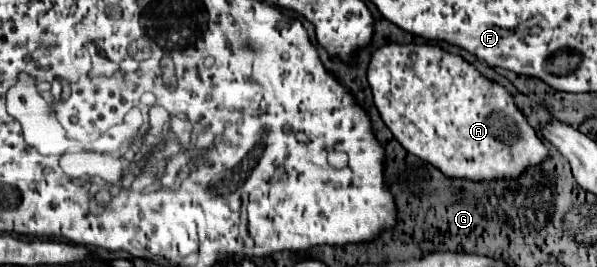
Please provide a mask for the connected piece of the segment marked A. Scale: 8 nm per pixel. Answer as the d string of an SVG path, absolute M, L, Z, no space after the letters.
M390 43L390 45L384 45L380 49L374 51L372 59L370 59L370 65L368 65L368 81L370 81L370 87L372 87L372 93L374 93L374 103L384 119L384 123L388 125L388 129L392 131L392 135L400 141L400 145L410 151L412 155L436 165L444 175L448 177L468 177L468 179L474 179L474 181L492 181L492 179L516 179L526 167L530 165L540 165L546 157L548 157L548 149L544 147L542 139L538 137L538 133L528 125L528 121L524 119L522 111L516 107L516 103L512 101L510 93L500 87L498 83L494 81L488 81L484 79L470 63L466 63L462 57L458 55L452 55L452 53L446 53L444 49L440 47L432 47L432 45L398 45L398 43Z

